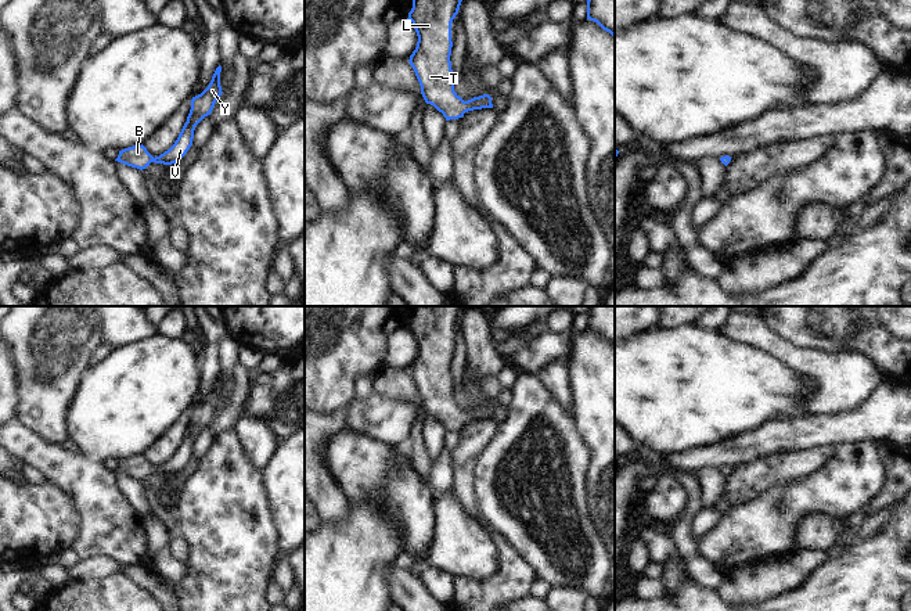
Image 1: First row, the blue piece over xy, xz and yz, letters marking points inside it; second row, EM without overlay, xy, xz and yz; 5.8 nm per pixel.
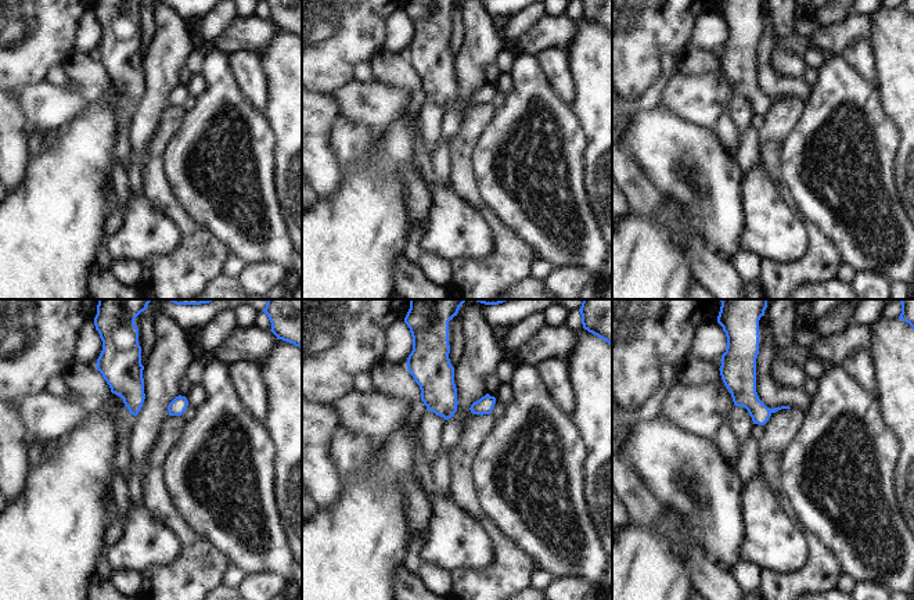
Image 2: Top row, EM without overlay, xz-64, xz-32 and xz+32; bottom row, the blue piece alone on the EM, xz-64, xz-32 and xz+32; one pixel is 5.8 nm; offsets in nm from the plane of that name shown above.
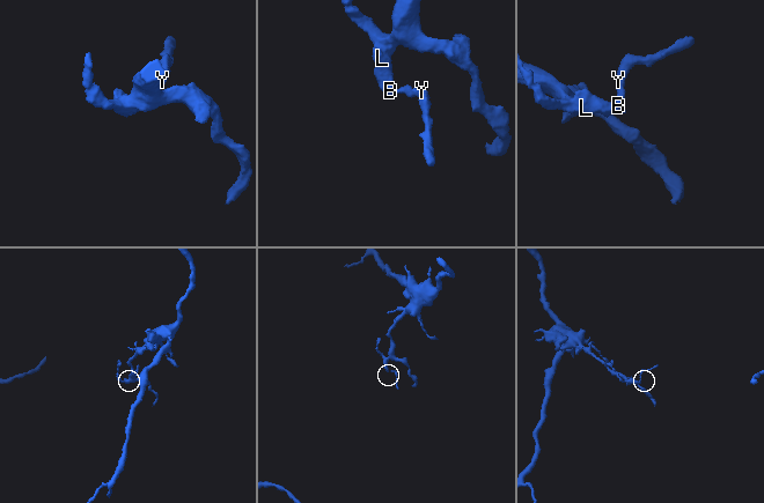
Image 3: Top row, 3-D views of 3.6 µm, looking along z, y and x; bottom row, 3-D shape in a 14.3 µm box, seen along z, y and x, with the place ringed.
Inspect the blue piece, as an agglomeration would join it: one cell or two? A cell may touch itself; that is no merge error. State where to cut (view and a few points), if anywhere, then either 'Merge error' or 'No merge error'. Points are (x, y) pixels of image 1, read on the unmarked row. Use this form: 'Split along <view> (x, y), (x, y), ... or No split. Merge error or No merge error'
No split. No merge error

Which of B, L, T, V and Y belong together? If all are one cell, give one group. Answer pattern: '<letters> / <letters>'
B L T V Y

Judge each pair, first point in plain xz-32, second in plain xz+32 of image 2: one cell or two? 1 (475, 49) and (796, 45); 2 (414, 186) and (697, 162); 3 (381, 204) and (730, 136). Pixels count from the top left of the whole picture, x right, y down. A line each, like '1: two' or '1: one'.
1: one
2: one
3: two

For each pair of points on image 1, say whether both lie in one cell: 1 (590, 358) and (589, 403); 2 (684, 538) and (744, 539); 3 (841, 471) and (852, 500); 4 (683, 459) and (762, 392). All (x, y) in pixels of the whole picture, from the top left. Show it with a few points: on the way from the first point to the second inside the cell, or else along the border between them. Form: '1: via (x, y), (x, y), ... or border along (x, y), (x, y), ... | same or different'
1: via (590, 369), (590, 392) | same
2: border along (697, 541), (697, 549), (716, 568) | different
3: via (848, 478), (850, 493) | same
4: border along (726, 438), (663, 456) | different

